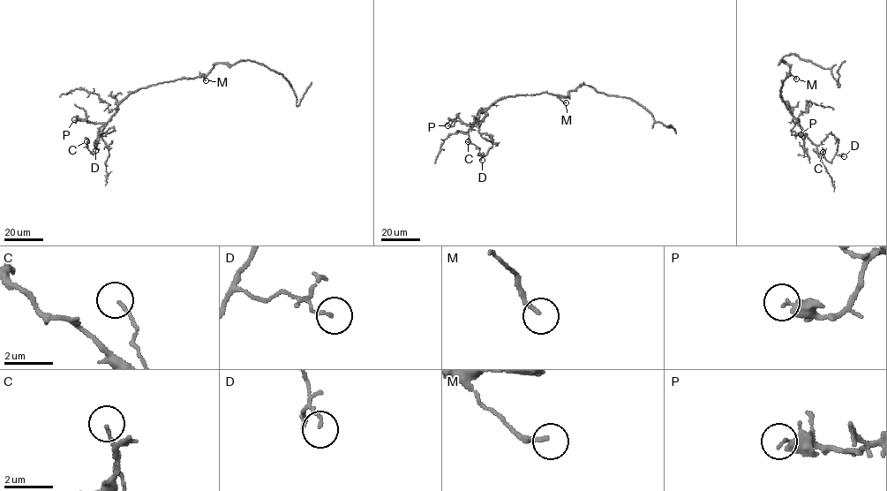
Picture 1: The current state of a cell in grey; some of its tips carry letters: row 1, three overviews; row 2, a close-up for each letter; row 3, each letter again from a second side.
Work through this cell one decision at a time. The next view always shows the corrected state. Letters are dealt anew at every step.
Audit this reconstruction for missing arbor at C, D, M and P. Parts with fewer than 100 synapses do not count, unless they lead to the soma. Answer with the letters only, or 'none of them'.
none of them

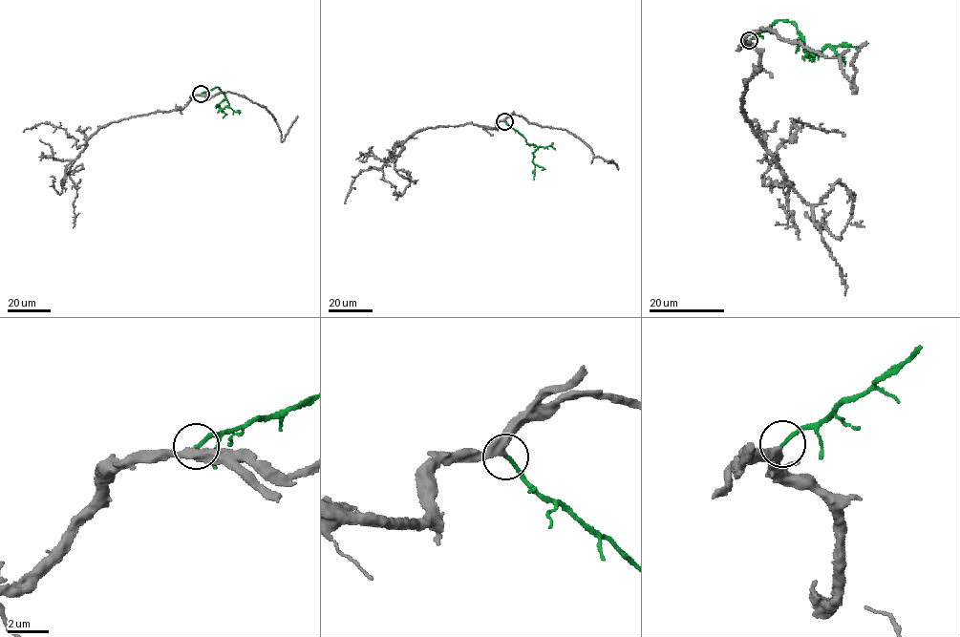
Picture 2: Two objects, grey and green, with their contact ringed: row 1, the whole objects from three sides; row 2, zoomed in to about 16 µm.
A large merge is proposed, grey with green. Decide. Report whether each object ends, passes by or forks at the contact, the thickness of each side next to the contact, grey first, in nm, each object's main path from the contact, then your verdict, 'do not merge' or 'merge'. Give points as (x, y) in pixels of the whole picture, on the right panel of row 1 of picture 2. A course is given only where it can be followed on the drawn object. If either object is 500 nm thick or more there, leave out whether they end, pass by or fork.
grey passes by | green ends | 300/180 nm | grey via (750, 40), (758, 68), (740, 103), (763, 146), (806, 202), (835, 182), (853, 195), (840, 238), (806, 214) | green via (750, 40), (775, 22), (790, 21), (802, 36), (808, 55), (818, 53), (829, 46), (843, 59), (845, 66) | merge

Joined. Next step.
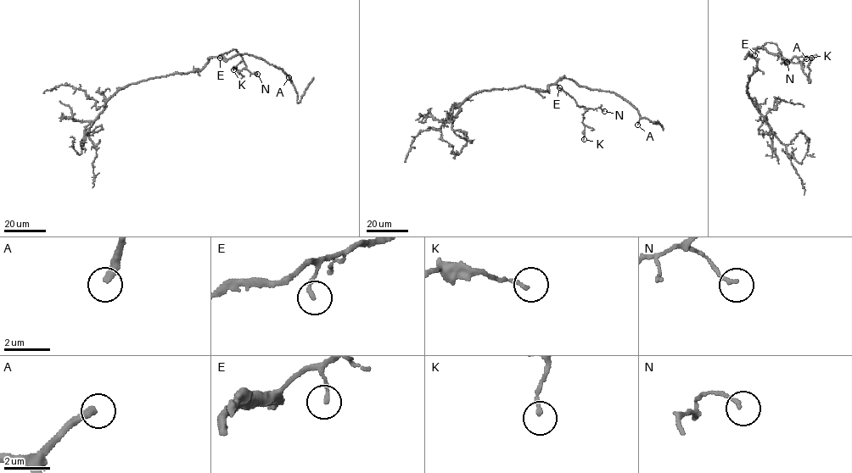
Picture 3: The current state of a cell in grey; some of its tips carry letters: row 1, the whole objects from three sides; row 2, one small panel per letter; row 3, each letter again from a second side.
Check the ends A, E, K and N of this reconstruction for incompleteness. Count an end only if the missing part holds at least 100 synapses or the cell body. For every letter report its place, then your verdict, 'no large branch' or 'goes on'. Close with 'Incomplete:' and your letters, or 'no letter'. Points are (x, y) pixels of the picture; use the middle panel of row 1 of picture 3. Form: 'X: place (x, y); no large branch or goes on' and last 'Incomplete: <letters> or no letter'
A: place (637, 125); goes on
E: place (559, 87); no large branch
K: place (584, 139); no large branch
N: place (604, 111); no large branch
Incomplete: A

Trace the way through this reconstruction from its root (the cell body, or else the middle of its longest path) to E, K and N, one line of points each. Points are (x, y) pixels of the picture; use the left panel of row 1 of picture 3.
E: (173, 75), (198, 71), (210, 58), (220, 55), (220, 58)
K: (173, 75), (198, 71), (210, 58), (233, 49), (245, 67), (239, 71), (236, 67), (233, 69)
N: (173, 75), (198, 71), (210, 58), (233, 49), (241, 56), (248, 70), (257, 74)

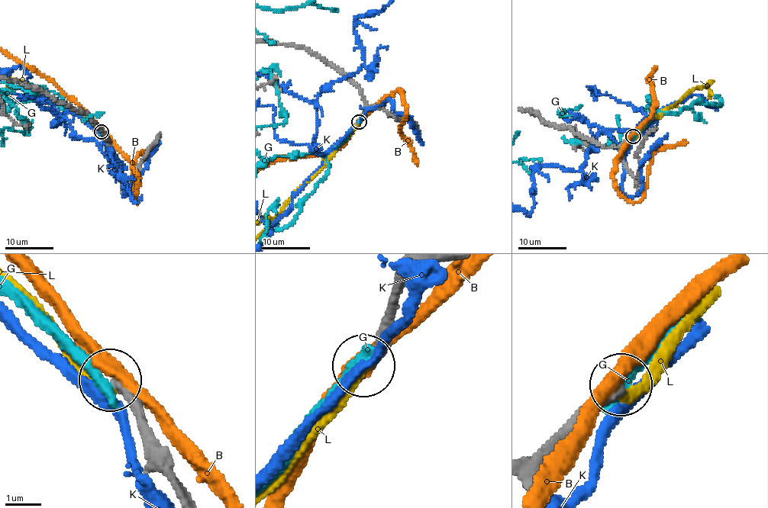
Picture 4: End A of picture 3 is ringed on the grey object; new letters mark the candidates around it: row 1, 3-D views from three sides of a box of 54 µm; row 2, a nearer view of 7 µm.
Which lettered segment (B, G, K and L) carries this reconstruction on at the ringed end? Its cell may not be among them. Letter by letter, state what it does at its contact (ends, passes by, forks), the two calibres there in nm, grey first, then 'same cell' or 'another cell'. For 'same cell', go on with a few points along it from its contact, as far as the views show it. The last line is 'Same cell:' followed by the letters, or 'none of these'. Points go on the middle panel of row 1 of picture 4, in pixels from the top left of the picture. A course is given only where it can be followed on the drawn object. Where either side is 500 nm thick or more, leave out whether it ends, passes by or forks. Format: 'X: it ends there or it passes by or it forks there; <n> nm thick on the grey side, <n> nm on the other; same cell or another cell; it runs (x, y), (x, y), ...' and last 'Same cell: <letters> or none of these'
B: it passes by; 400 nm thick on the grey side, 360 nm on the other; another cell
G: it ends there; 300 nm thick on the grey side, 400 nm on the other; another cell
K: it passes by; 360 nm thick on the grey side, 260 nm on the other; another cell
L: it ends there; 320 nm thick on the grey side, 240 nm on the other; another cell
Same cell: none of these

